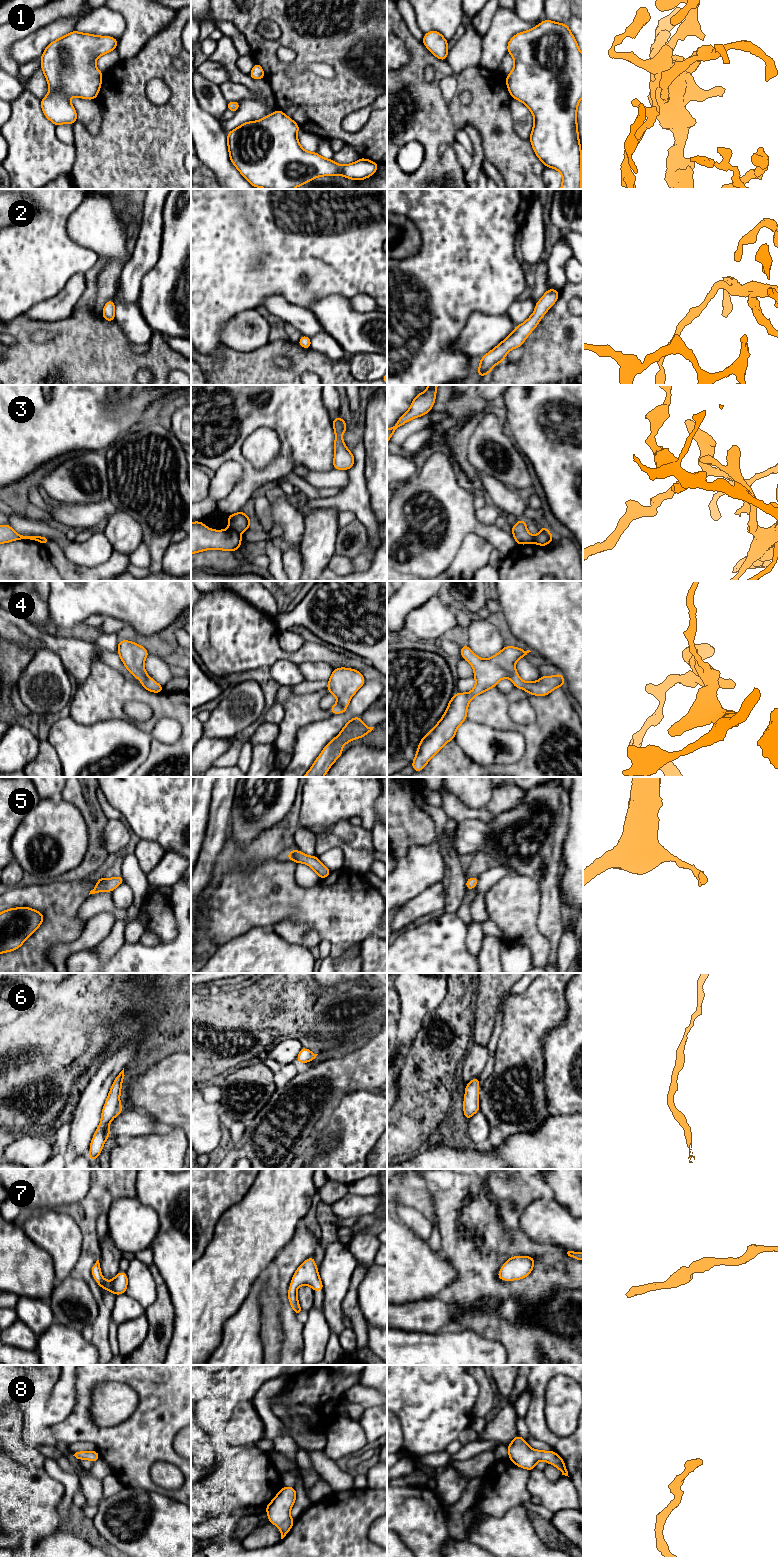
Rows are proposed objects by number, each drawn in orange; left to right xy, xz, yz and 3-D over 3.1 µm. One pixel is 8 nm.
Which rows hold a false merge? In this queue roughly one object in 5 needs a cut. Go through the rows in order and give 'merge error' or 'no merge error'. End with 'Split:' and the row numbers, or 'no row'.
1: no merge error
2: no merge error
3: merge error
4: no merge error
5: no merge error
6: no merge error
7: no merge error
8: no merge error
Split: 3

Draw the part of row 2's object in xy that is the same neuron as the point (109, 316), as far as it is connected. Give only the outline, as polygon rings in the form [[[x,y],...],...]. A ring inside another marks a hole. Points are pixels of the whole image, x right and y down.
[[[112,299],[106,302],[103,308],[102,317],[109,322],[115,320],[115,304]]]

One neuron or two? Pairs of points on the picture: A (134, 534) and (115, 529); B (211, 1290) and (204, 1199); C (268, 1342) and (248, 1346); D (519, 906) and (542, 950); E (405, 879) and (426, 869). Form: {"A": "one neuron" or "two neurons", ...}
{"A": "one neuron", "B": "two neurons", "C": "two neurons", "D": "one neuron", "E": "one neuron"}

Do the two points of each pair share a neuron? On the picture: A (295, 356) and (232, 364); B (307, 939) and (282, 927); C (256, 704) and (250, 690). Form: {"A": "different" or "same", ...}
{"A": "same", "B": "same", "C": "same"}

